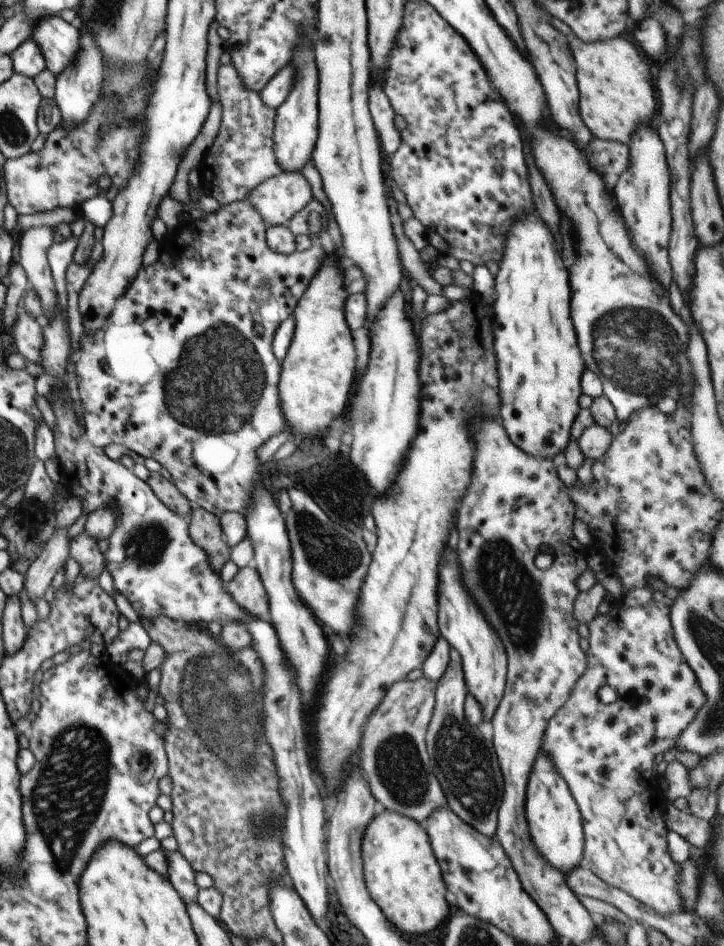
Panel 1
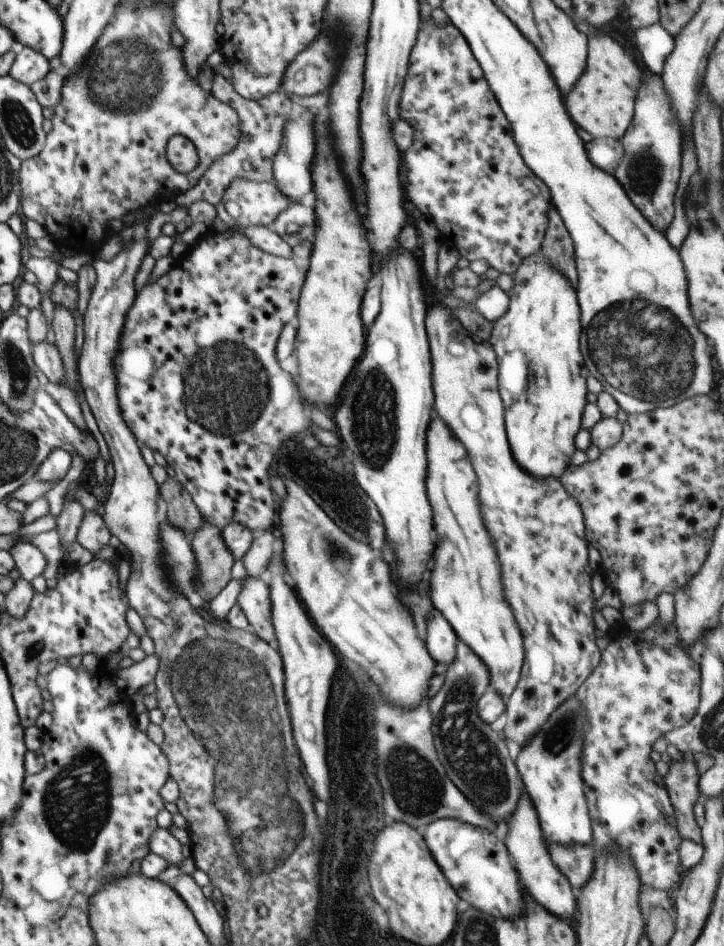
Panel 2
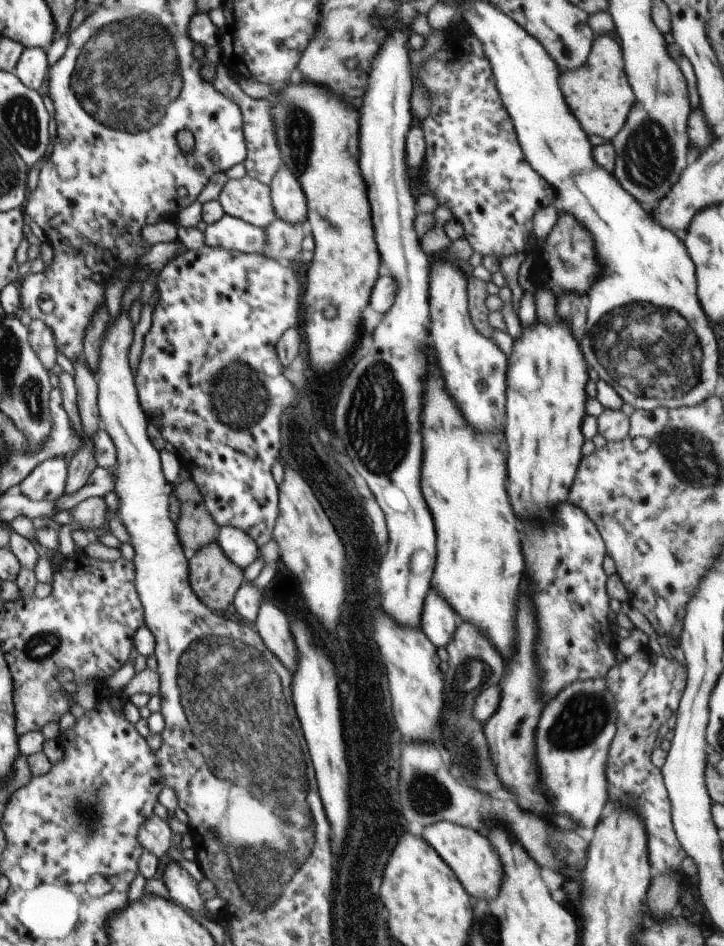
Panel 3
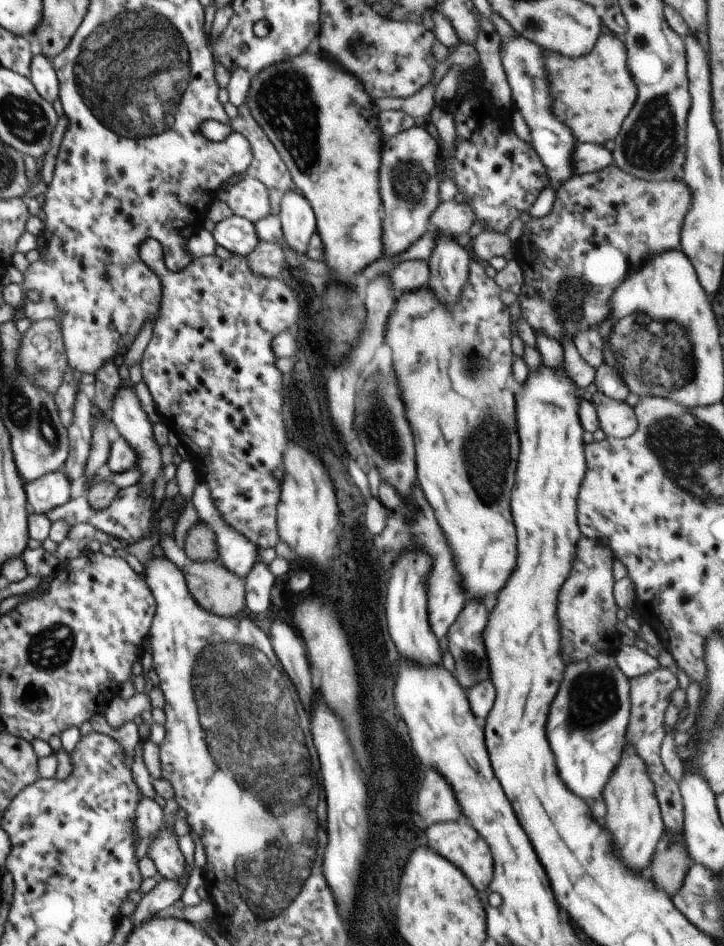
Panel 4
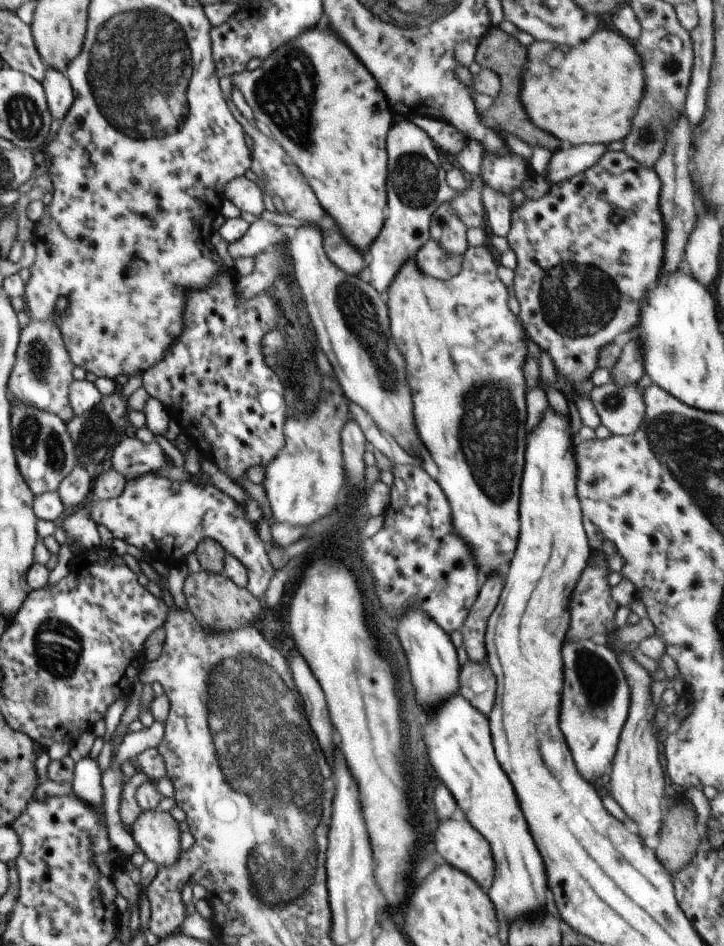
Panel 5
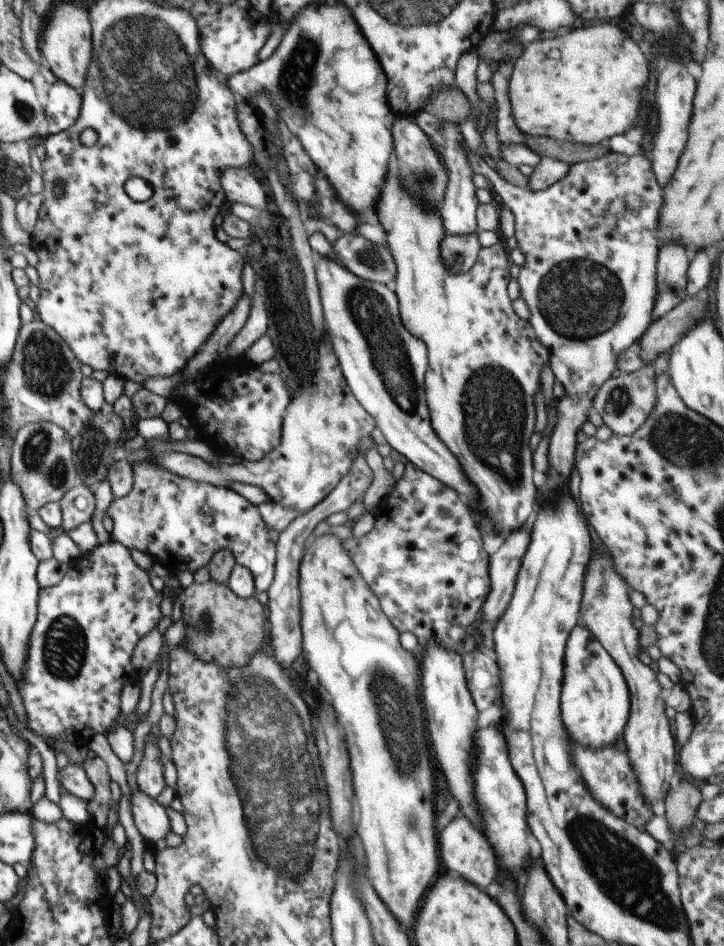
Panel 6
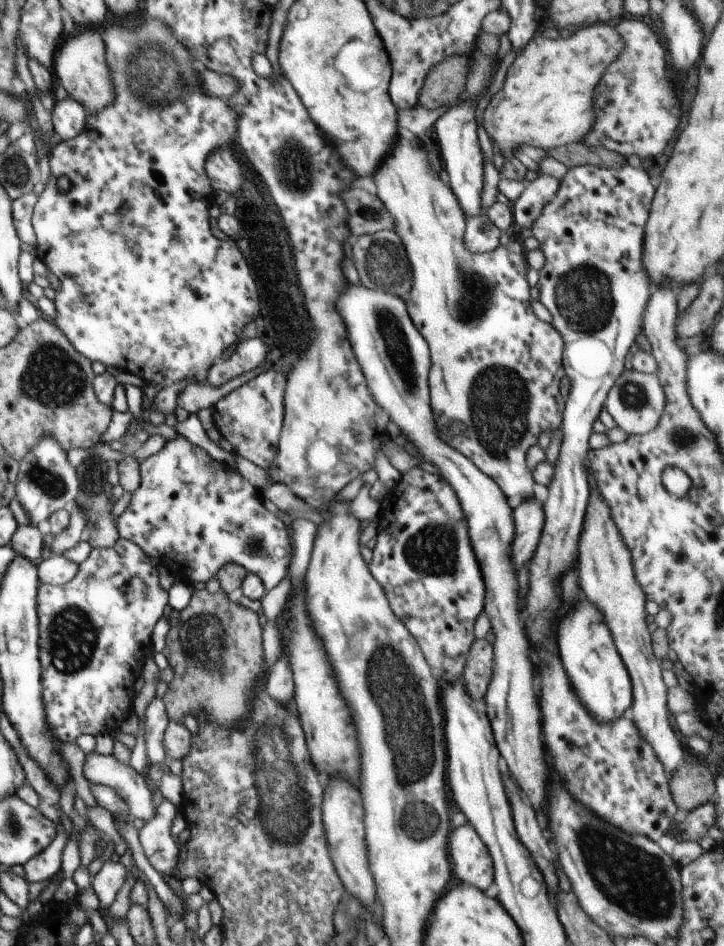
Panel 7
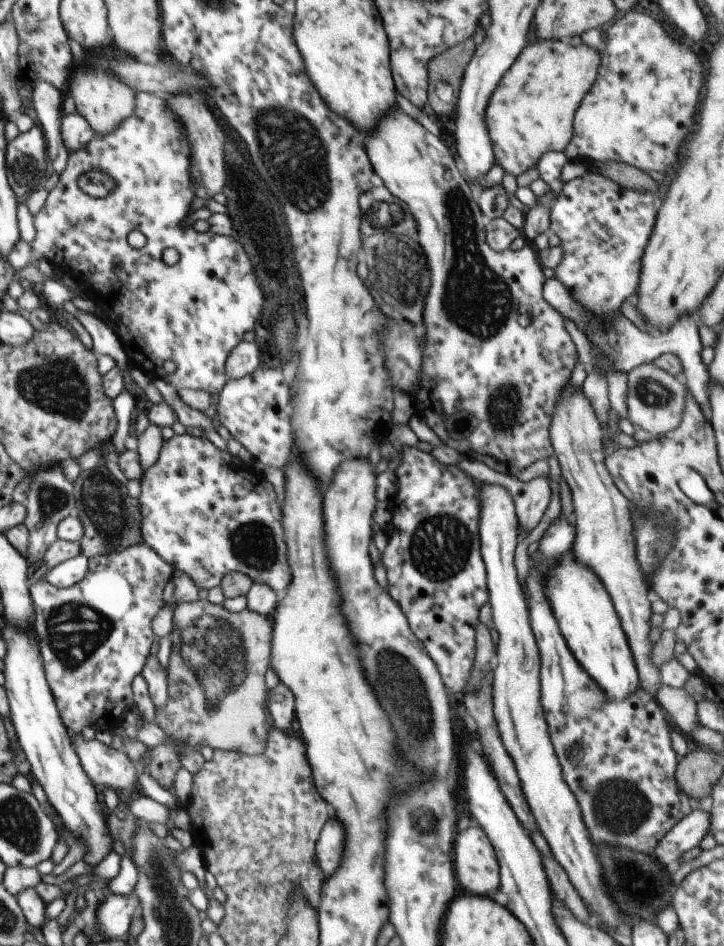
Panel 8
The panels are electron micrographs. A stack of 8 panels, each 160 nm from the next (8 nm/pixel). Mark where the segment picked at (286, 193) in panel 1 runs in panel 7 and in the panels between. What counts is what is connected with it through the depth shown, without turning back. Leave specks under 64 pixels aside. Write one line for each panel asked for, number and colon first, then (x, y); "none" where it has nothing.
2: (245, 203)
3: (247, 198)
4: (248, 198)
5: (244, 193)
6: (239, 185)
7: (224, 174)

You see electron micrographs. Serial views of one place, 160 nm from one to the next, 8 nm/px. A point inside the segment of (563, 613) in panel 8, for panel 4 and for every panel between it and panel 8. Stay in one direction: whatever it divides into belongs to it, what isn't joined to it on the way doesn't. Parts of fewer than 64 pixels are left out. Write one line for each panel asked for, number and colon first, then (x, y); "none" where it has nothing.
4: (587, 728)
5: (595, 703)
6: (595, 696)
7: (598, 675)

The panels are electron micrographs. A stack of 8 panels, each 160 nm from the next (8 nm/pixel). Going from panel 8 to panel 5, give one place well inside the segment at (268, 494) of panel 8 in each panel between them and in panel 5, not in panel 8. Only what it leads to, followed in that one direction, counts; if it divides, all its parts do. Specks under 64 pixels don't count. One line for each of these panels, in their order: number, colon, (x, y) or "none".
5: (167, 519)
6: (180, 523)
7: (190, 514)

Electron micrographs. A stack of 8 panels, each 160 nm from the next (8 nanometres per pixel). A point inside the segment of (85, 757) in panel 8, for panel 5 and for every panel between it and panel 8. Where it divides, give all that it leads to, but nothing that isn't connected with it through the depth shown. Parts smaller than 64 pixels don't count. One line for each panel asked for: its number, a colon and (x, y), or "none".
5: (156, 832)
6: (150, 817)
7: (106, 770)

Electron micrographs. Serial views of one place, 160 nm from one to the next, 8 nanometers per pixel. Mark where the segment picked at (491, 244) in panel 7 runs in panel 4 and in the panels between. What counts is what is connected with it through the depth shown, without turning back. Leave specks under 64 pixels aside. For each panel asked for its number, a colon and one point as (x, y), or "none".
4: (409, 275)
5: (434, 260)
6: (459, 252)

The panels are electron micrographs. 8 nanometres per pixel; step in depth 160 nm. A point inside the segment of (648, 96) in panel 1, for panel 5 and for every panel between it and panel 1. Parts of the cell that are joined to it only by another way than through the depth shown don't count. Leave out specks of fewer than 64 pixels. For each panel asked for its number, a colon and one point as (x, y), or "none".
2: (603, 102)
3: (598, 93)
4: (597, 91)
5: (592, 97)

